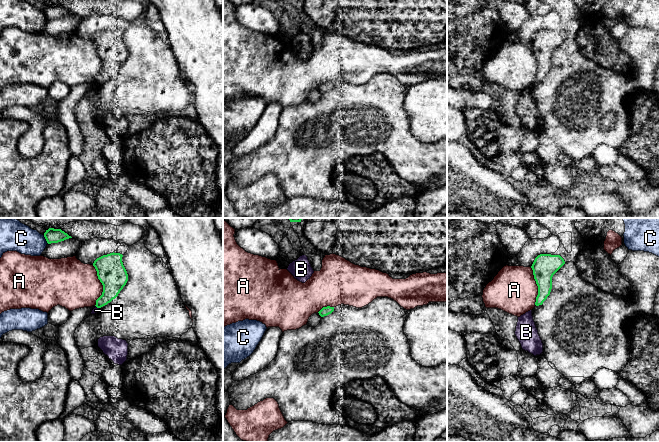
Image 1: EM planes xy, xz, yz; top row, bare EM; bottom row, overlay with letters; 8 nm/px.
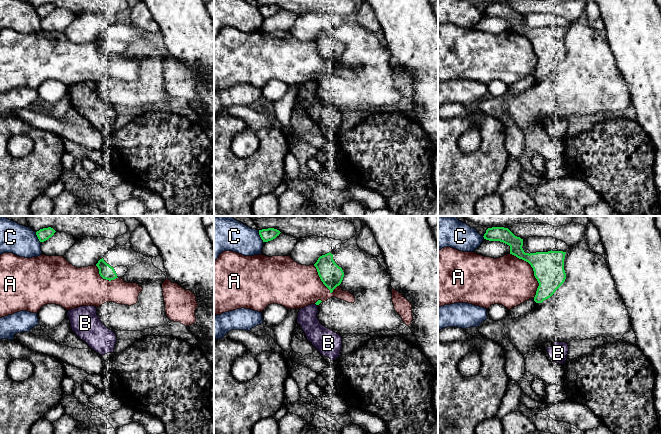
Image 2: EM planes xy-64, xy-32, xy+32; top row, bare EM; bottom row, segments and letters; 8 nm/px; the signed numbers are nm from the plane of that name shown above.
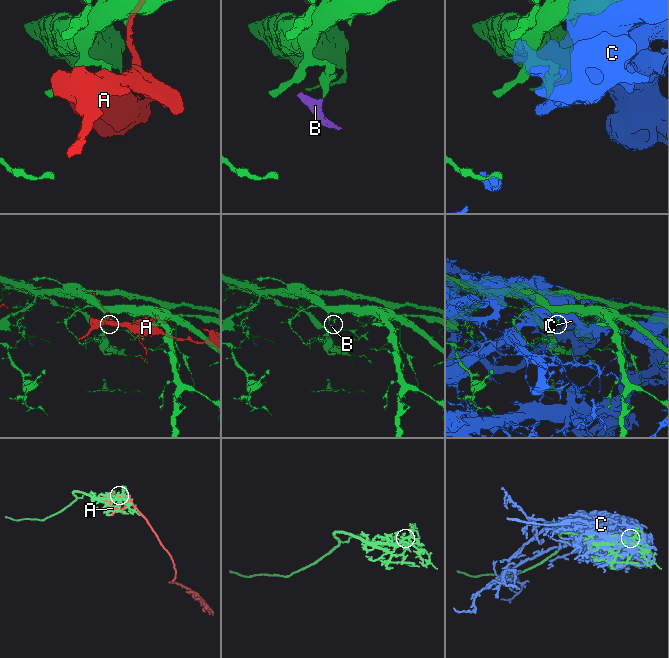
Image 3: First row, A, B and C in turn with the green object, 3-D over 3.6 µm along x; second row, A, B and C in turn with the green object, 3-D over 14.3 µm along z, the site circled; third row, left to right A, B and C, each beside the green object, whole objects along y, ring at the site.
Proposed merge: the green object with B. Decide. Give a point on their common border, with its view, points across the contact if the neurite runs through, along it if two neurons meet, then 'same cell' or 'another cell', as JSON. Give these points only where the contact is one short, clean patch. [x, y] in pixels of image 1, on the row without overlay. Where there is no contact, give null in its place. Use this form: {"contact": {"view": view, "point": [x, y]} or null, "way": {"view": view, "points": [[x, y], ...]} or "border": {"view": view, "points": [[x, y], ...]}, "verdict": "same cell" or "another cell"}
{"contact": {"view": "xy", "point": [97, 83]}, "verdict": "another cell"}

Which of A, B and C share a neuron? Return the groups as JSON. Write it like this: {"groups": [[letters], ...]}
{"groups": [["A"], ["B"], ["C"]]}

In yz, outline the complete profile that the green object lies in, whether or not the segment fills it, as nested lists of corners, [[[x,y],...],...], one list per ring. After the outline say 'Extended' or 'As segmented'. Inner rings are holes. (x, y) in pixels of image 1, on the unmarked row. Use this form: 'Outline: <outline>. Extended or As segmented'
Outline: [[[540,30],[535,34],[531,44],[538,62],[536,82],[542,81],[550,71],[552,53],[564,40],[565,37],[560,31]]]. As segmented

